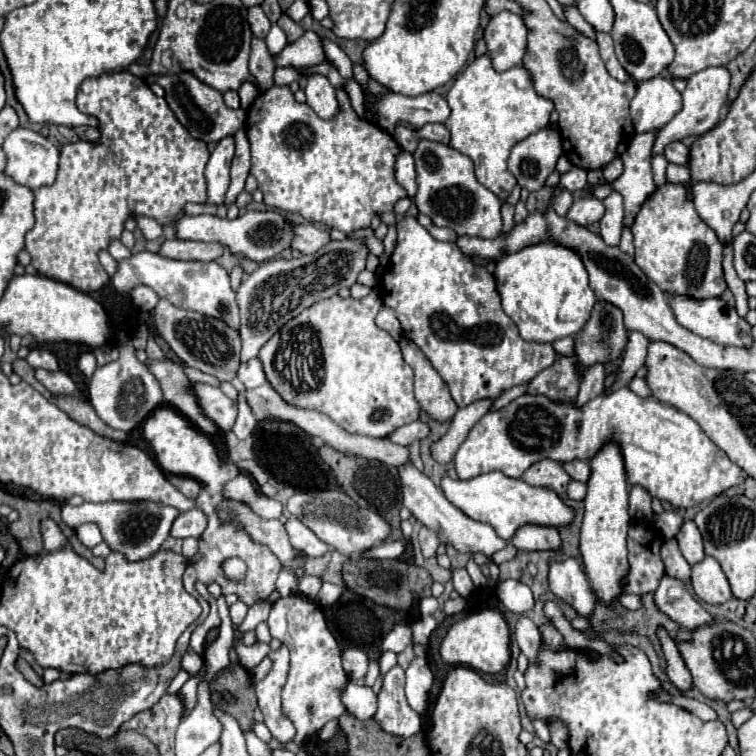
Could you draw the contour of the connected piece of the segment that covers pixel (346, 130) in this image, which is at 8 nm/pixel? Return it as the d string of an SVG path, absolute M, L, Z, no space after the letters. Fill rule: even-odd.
M272 86L260 92L246 112L246 136L252 152L250 174L258 180L258 188L264 192L264 204L284 212L298 212L310 222L326 224L350 234L358 228L366 228L372 216L392 212L400 198L406 198L406 190L394 178L394 164L402 146L378 124L360 118L350 106L350 98L342 86L336 88L340 110L330 120L320 120L308 104L294 100L288 86Z

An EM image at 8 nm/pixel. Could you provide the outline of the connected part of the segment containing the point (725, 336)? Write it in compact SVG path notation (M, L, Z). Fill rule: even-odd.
M670 294L670 308L676 316L676 320L692 330L694 334L702 336L702 338L710 338L718 344L726 344L726 346L750 346L752 336L750 336L750 324L740 318L736 314L736 308L726 304L722 298L706 298L706 300L696 300L692 296L686 294Z

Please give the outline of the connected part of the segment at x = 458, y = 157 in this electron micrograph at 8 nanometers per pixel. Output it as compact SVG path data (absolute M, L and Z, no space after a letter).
M420 140L414 152L414 160L418 172L416 204L422 214L430 216L436 226L452 228L458 236L476 236L484 240L500 236L502 200L476 180L474 162L470 162L470 158L466 158L462 152L450 146L430 140Z

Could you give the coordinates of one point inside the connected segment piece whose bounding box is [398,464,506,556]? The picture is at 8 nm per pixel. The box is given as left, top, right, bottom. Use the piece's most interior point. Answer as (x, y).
(421, 497)

